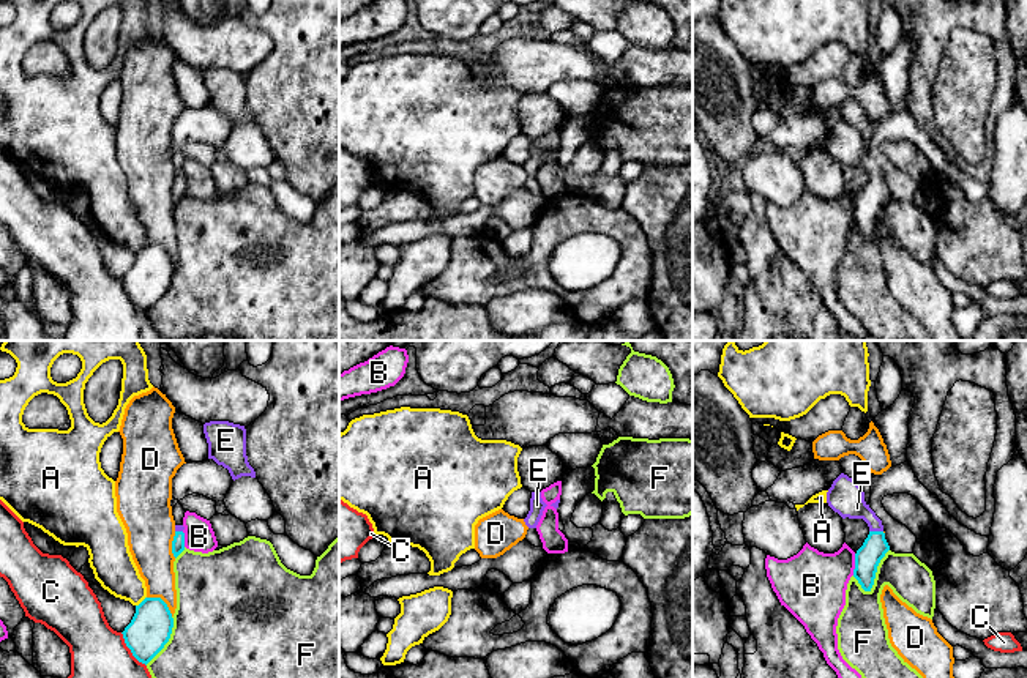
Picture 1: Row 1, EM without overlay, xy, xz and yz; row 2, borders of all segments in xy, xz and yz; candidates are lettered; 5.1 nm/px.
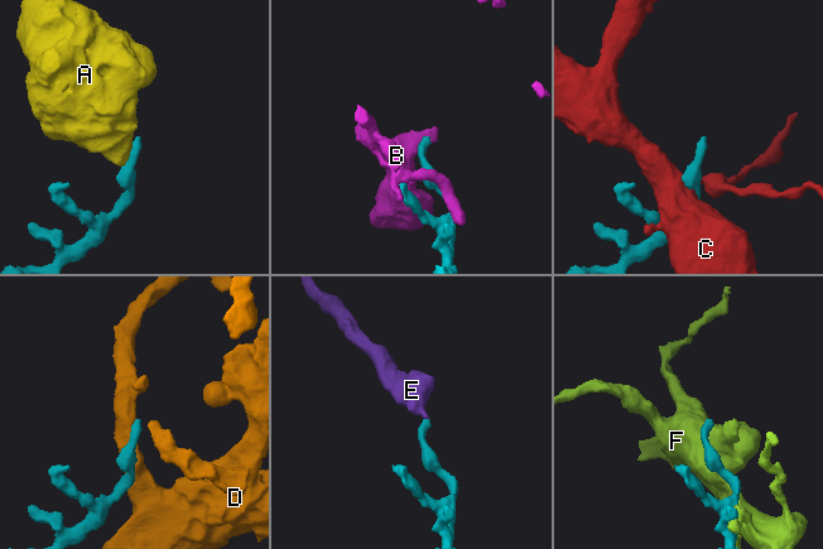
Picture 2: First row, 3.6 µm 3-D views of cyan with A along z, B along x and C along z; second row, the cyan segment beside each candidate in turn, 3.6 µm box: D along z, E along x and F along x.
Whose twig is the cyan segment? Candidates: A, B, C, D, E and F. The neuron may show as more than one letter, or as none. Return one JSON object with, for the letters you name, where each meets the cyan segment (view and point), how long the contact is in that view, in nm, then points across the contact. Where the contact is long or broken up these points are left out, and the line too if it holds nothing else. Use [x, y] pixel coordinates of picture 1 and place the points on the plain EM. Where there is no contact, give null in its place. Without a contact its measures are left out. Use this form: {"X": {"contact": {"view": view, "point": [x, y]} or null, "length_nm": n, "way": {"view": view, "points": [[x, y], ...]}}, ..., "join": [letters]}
{"E": {"contact": {"view": "yz", "point": [876, 178]}, "length_nm": 70, "way": {"view": "yz", "points": [[874, 194], [876, 178], [846, 144]]}}, "join": ["E"]}

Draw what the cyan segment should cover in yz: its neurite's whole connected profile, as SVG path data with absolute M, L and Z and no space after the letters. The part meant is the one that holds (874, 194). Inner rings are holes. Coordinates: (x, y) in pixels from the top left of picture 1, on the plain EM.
M841 120L828 136L827 150L842 166L863 166L868 170L869 181L855 200L853 224L865 238L871 238L877 213L890 197L882 167L865 148L865 139L858 129L844 120Z

